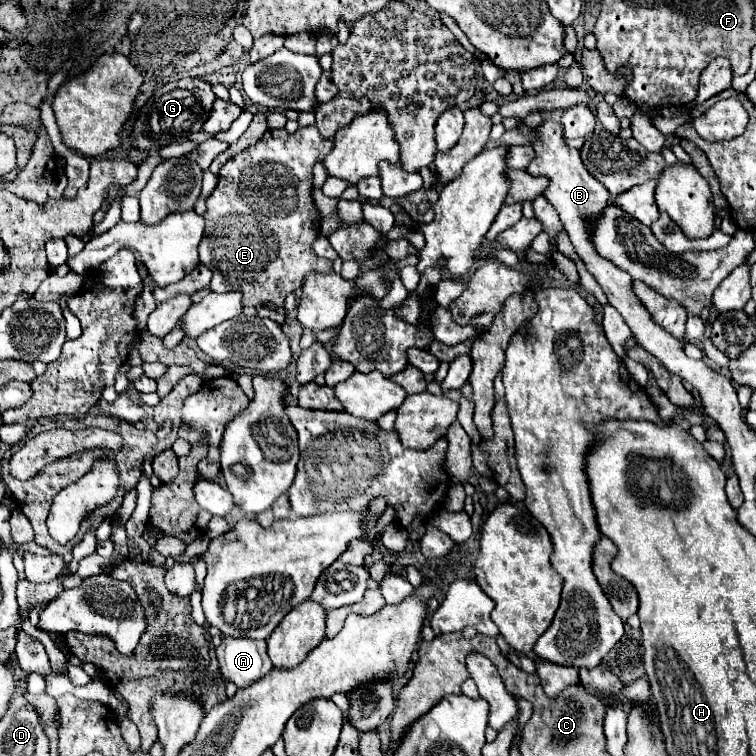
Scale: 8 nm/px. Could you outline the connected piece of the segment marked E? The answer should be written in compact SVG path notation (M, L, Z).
M316 126L298 128L294 134L288 134L284 128L280 128L268 130L254 146L246 148L222 166L218 174L218 186L206 200L206 228L200 242L200 262L214 272L210 282L212 292L238 290L244 294L244 308L260 306L264 302L274 302L282 308L286 296L302 286L302 280L308 272L332 270L332 262L322 260L312 252L312 242L320 232L320 214L312 200L312 168L330 150L332 140L322 138Z

